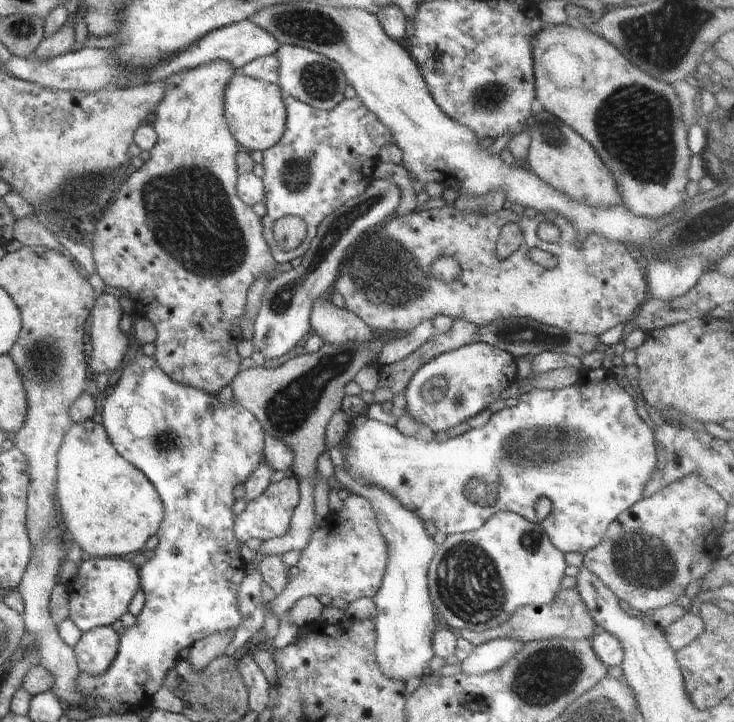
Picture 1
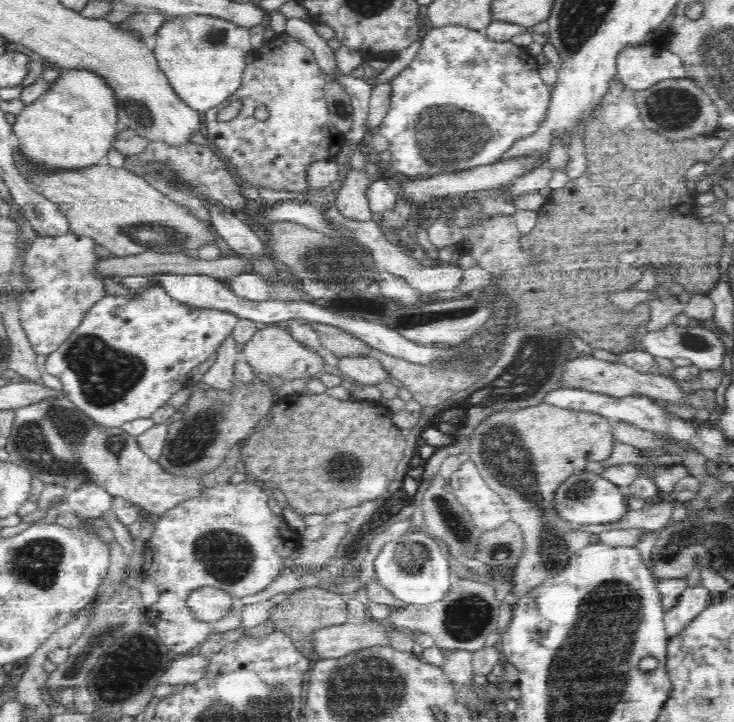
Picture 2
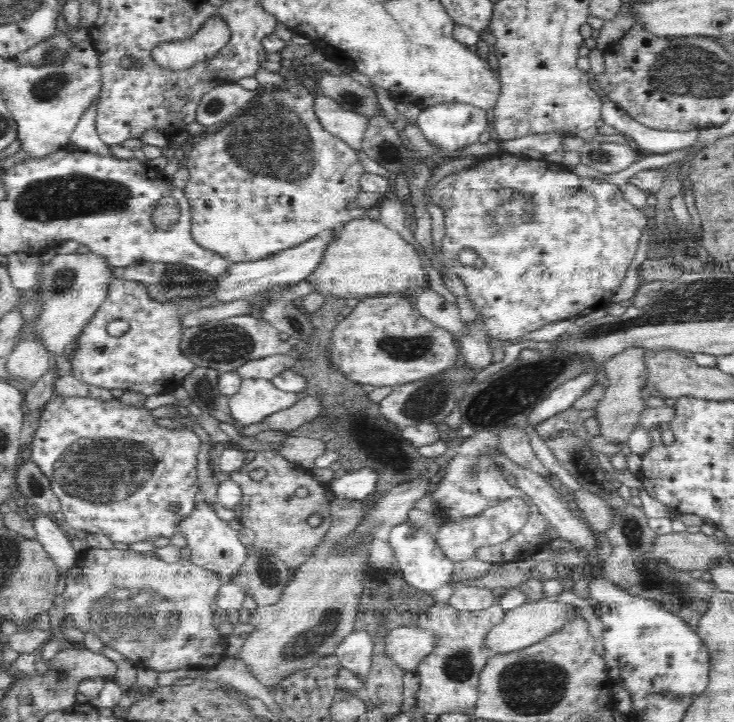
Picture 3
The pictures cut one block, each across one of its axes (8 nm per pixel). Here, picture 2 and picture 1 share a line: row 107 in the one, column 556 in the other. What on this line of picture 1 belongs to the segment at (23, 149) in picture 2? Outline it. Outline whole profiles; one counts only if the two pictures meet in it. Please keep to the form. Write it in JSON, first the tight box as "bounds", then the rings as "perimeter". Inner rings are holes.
{"bounds":[530,24,693,218],"perimeter":[[[580,24],[545,25],[530,44],[535,98],[546,112],[559,118],[592,144],[596,154],[616,178],[624,206],[628,206],[636,216],[646,218],[667,217],[674,208],[682,208],[682,202],[687,199],[684,192],[690,182],[688,168],[693,155],[688,148],[687,130],[680,118],[680,101],[673,85],[648,76],[620,54],[613,44]]]}

